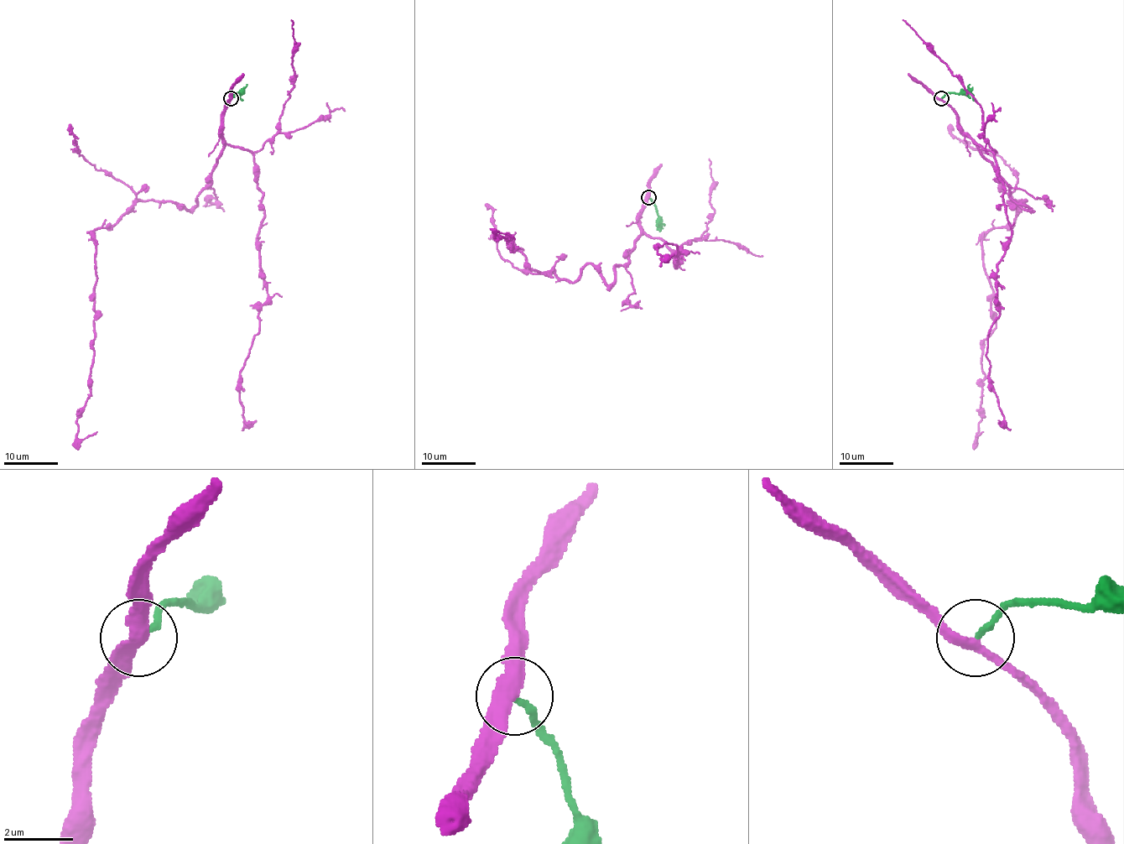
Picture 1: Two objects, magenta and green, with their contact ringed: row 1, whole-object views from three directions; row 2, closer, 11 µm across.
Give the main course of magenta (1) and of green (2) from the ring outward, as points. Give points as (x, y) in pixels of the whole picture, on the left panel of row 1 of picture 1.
1: (231, 98), (222, 153), (195, 206), (142, 200), (92, 235), (91, 395), (77, 419), (77, 437), (97, 432)
2: (231, 98), (238, 92), (242, 101)

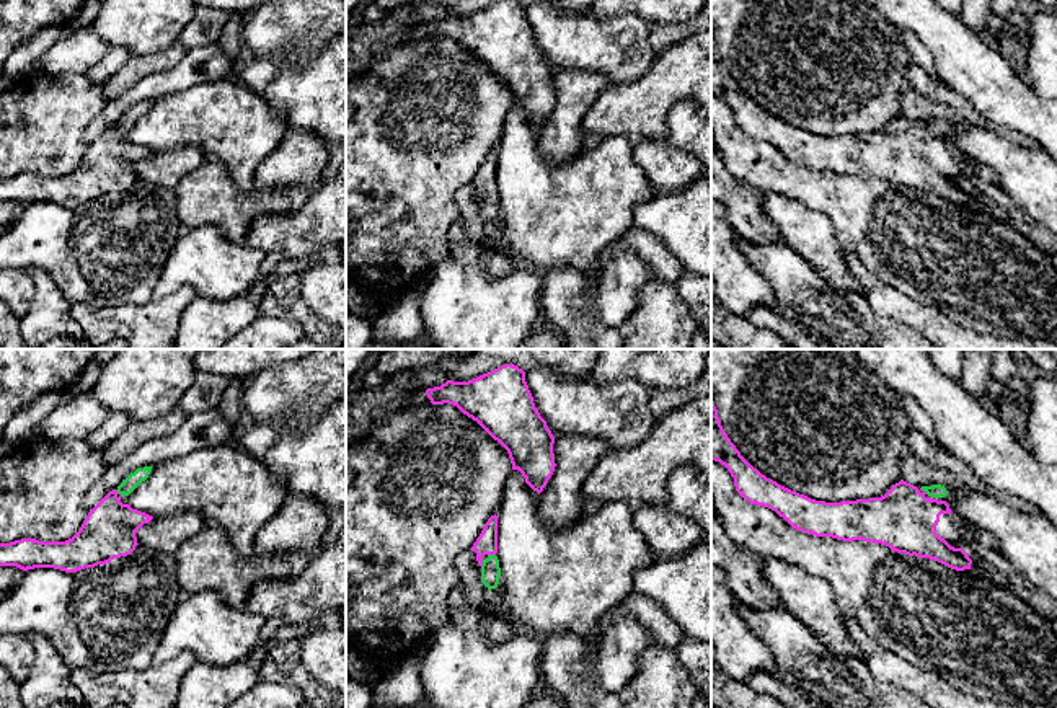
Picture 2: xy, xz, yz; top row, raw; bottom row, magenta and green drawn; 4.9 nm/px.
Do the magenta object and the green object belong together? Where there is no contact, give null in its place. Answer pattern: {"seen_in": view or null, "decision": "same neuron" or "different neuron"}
{"seen_in": "xz", "decision": "same neuron"}

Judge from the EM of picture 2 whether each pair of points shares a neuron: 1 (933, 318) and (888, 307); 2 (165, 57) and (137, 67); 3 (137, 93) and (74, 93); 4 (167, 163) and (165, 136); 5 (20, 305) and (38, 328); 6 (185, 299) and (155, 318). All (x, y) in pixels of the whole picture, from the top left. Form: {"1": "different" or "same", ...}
{"1": "same", "2": "same", "3": "different", "4": "different", "5": "different", "6": "same"}

